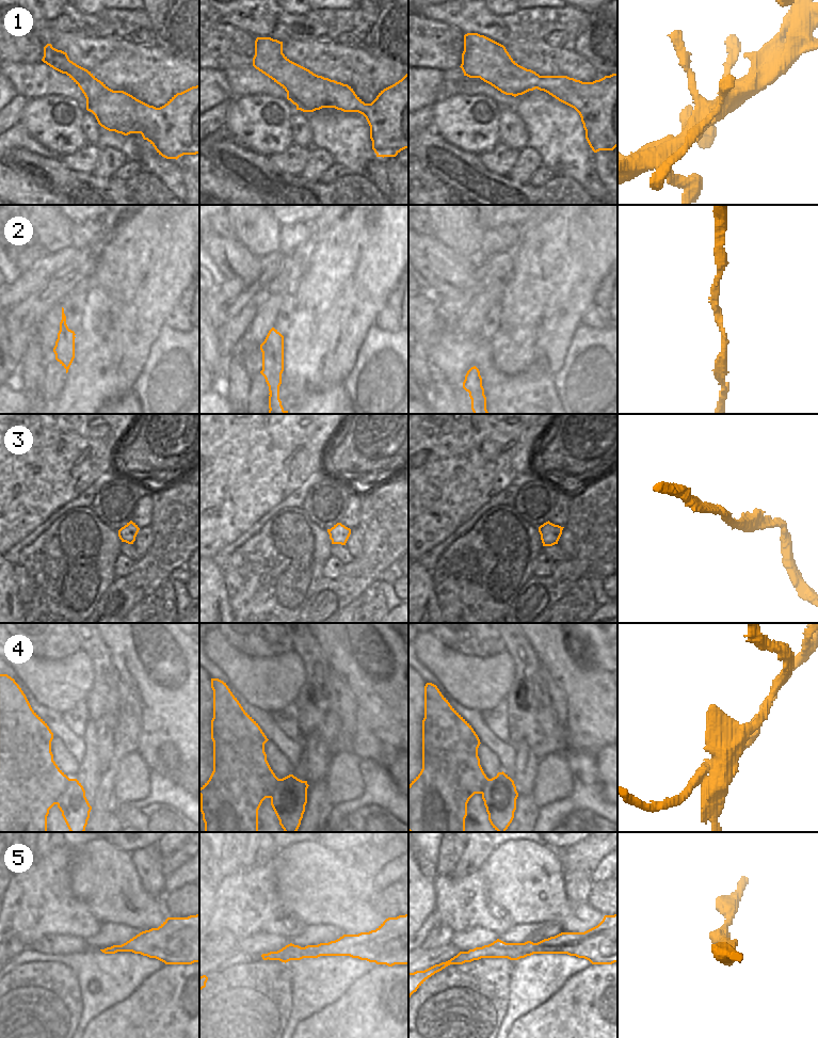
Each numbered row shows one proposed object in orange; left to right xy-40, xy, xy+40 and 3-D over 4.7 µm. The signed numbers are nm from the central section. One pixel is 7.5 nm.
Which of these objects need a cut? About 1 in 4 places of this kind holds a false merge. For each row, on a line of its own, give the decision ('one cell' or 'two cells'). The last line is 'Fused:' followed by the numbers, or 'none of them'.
1: one cell
2: one cell
3: two cells
4: two cells
5: one cell
Fused: 3, 4

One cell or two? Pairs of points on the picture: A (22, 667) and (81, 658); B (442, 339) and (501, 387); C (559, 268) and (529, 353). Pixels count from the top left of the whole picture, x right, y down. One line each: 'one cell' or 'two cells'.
A: one cell
B: one cell
C: one cell

